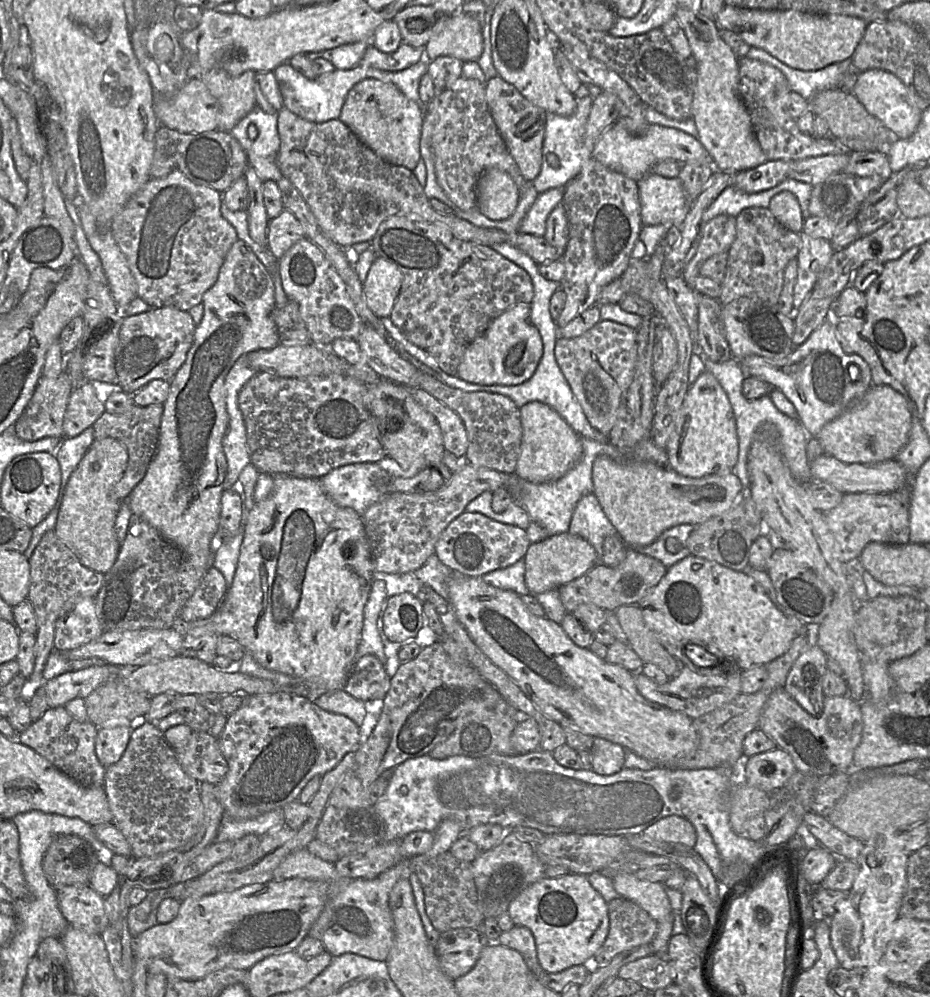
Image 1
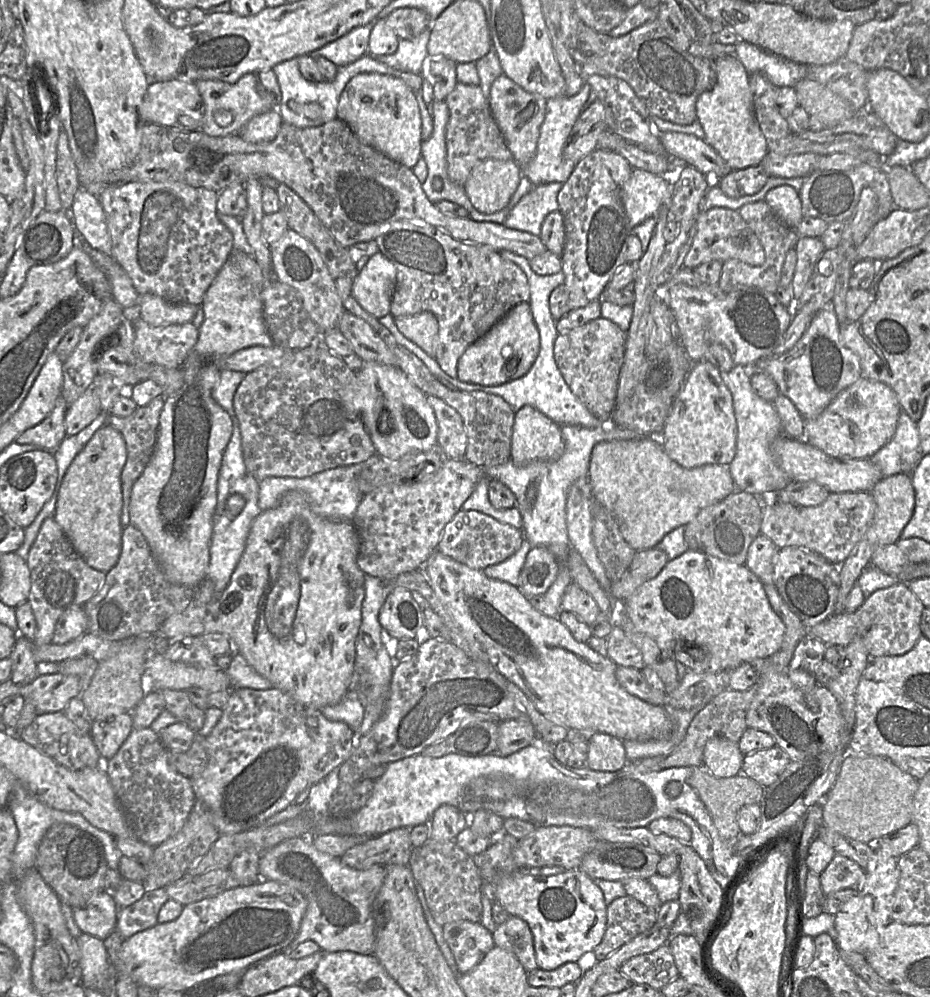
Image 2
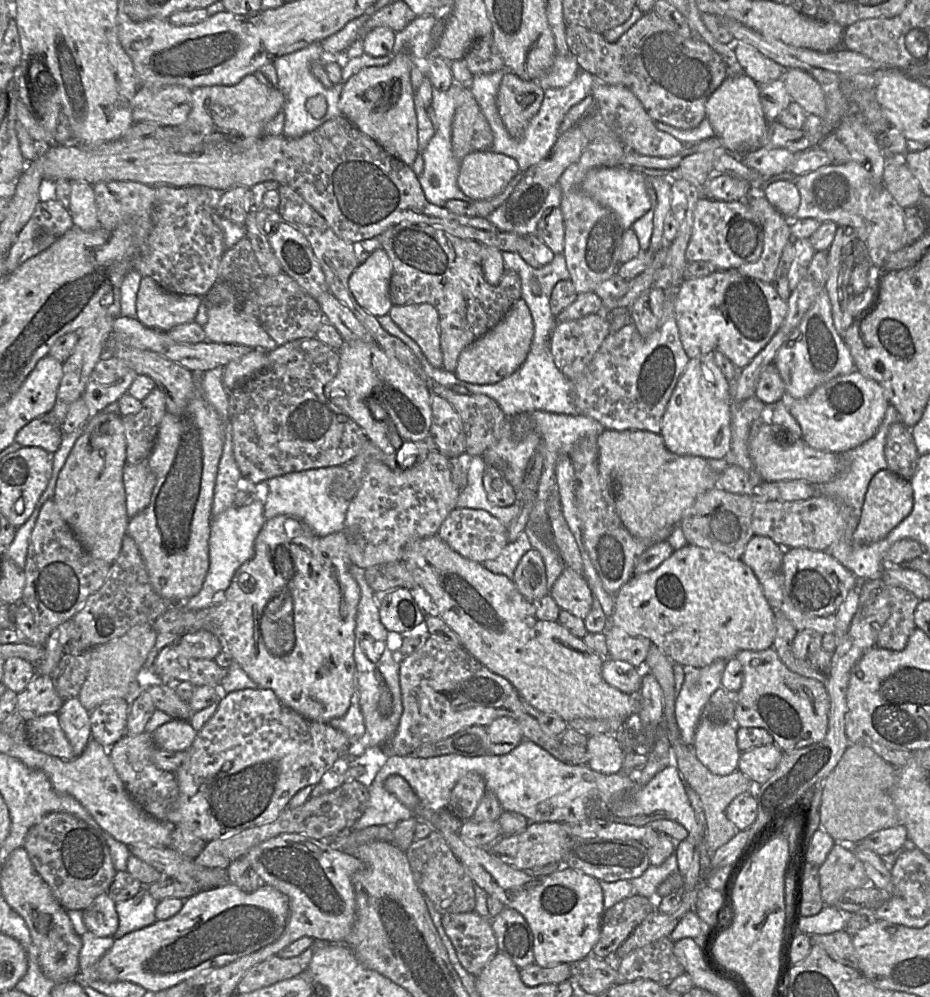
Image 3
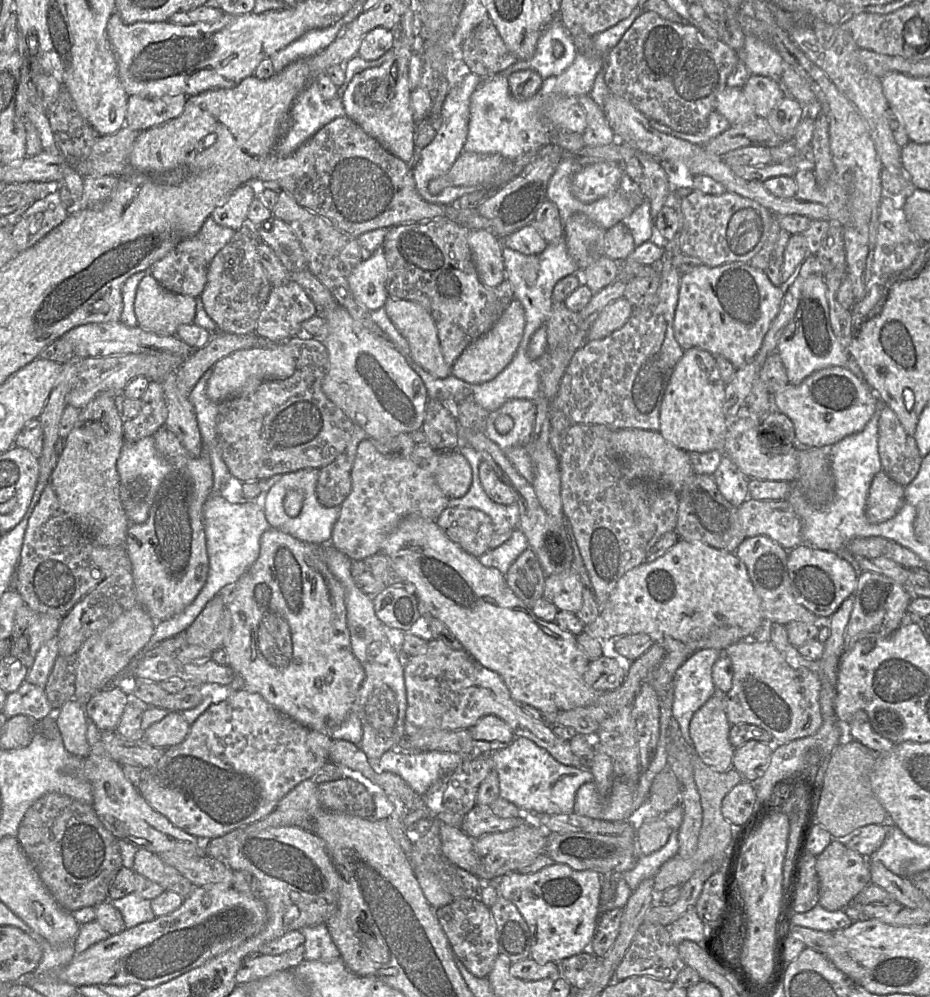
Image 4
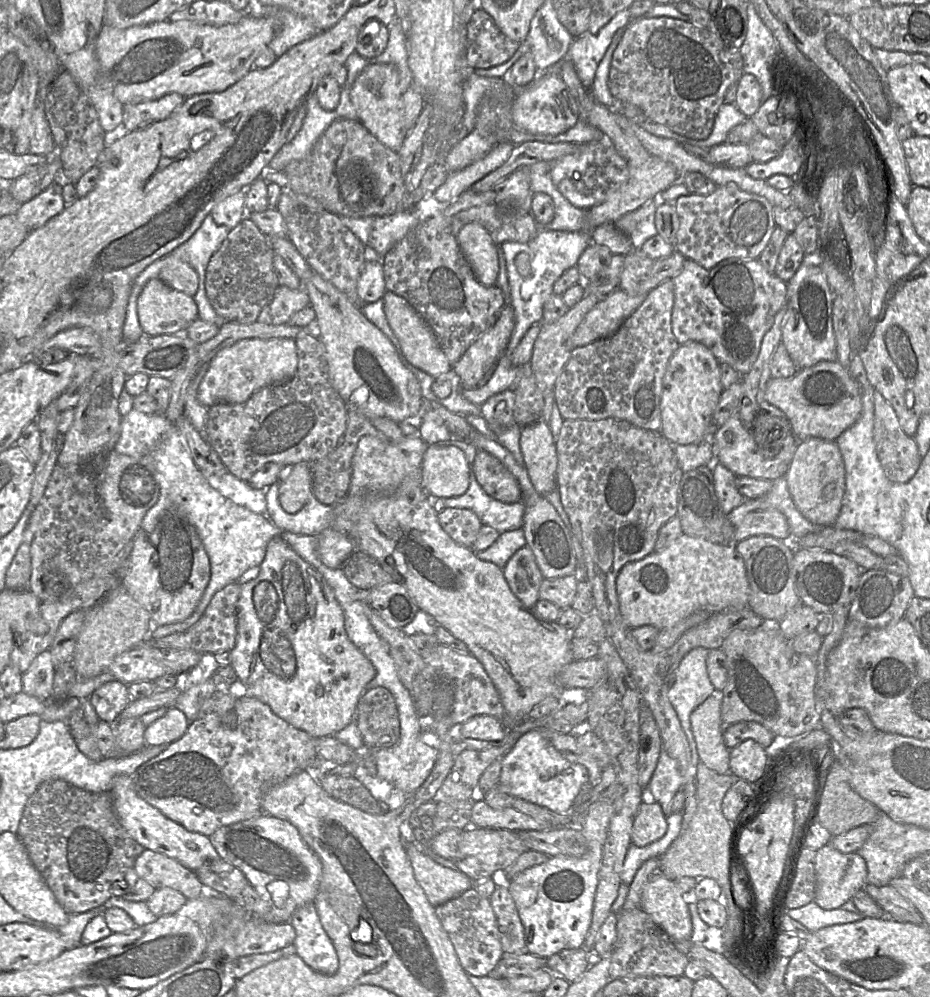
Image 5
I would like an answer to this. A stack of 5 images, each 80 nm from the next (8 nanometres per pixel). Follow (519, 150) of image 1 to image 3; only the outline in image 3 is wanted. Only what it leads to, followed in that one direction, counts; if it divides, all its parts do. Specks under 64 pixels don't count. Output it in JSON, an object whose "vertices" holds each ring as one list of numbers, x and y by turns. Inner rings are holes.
{"vertices":[[511,71,505,72,497,93,497,107,511,137,523,137,529,121,539,111,543,98,544,90,538,80,527,81]]}

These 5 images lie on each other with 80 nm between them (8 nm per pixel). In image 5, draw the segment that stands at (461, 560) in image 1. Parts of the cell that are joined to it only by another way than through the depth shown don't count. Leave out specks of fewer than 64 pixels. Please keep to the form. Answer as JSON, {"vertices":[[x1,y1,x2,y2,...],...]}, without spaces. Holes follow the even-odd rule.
{"vertices":[[440,508,438,521,444,531,458,544,471,548,483,526,479,517,469,509]]}

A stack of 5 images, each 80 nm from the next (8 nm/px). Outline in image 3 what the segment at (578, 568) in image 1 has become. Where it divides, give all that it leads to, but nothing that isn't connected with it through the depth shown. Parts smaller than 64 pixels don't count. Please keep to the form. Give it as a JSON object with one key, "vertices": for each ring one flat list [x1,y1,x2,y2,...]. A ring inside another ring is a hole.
{"vertices":[[531,548,519,561,513,582,530,602,548,595,546,567,541,553]]}

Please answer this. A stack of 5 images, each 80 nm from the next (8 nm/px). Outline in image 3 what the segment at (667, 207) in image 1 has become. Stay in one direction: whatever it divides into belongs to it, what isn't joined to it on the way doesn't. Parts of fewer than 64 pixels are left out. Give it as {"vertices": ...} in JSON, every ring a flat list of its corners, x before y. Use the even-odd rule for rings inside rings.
{"vertices":[[578,162,571,164,558,180,561,192,581,189,595,198,600,205,611,209,618,217,623,229,632,228,635,221,651,209,651,201,645,186,645,176,627,167,599,167,587,174,579,168]]}

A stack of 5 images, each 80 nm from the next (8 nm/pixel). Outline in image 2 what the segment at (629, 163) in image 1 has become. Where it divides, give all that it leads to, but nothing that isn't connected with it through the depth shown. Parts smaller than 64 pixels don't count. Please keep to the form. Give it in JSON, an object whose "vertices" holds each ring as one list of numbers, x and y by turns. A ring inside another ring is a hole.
{"vertices":[[662,132,660,141,666,155,678,158,705,174,708,186,715,178,733,171,713,147,692,134]]}

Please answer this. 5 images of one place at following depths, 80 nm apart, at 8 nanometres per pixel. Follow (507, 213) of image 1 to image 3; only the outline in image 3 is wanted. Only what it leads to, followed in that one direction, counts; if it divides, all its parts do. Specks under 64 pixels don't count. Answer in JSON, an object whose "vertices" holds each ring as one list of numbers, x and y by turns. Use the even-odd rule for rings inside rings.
{"vertices":[[473,152,460,162,457,183,472,201,487,200,501,193,519,172,517,162,507,155]]}

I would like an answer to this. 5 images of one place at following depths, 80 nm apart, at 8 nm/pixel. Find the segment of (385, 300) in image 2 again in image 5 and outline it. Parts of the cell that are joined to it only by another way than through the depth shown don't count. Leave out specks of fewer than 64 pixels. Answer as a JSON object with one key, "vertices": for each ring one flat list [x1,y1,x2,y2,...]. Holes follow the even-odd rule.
{"vertices":[[382,259,366,262,357,282,357,295,361,304,383,299,386,292]]}

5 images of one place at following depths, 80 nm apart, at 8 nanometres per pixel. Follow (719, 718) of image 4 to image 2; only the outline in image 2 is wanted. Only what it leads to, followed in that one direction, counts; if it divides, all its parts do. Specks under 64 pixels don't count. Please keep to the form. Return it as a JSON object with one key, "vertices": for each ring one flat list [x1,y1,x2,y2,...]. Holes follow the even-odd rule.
{"vertices":[[722,737,709,739,703,751,703,765,717,778,729,778,742,772,743,758,738,743]]}

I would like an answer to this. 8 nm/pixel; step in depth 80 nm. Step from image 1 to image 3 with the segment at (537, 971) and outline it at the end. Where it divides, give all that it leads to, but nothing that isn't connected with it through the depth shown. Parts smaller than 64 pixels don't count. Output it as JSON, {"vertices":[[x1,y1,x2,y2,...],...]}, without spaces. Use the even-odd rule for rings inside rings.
{"vertices":[[504,907,497,916,491,918,491,924,497,940,498,951,508,956,519,969,535,963,533,933,525,918,517,910]]}

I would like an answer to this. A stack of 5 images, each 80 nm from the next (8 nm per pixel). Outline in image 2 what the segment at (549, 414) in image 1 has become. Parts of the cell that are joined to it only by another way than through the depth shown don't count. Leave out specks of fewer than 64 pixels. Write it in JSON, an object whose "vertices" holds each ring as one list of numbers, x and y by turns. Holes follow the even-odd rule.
{"vertices":[[530,405,515,413,511,439,511,460,515,464,555,460,563,449,559,424]]}

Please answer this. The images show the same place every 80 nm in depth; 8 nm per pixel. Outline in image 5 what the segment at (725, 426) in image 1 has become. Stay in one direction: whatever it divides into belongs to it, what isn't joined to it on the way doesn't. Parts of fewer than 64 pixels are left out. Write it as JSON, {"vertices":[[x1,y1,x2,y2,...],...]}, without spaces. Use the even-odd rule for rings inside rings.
{"vertices":[[689,341,670,358,662,381,660,432,670,443,687,445,711,439,712,416,724,388,719,362,703,344]]}

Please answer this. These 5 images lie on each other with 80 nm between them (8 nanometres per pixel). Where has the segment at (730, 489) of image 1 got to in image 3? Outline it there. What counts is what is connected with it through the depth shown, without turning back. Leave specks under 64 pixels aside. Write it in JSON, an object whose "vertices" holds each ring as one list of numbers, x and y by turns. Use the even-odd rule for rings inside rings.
{"vertices":[[605,430,597,440,598,470,600,476,611,482,615,490,616,511,625,528,635,538,651,545,665,541,670,532,679,526,685,512,696,499,718,486,719,474,714,472,707,460,697,456,679,456,670,452,660,434,642,430]]}

